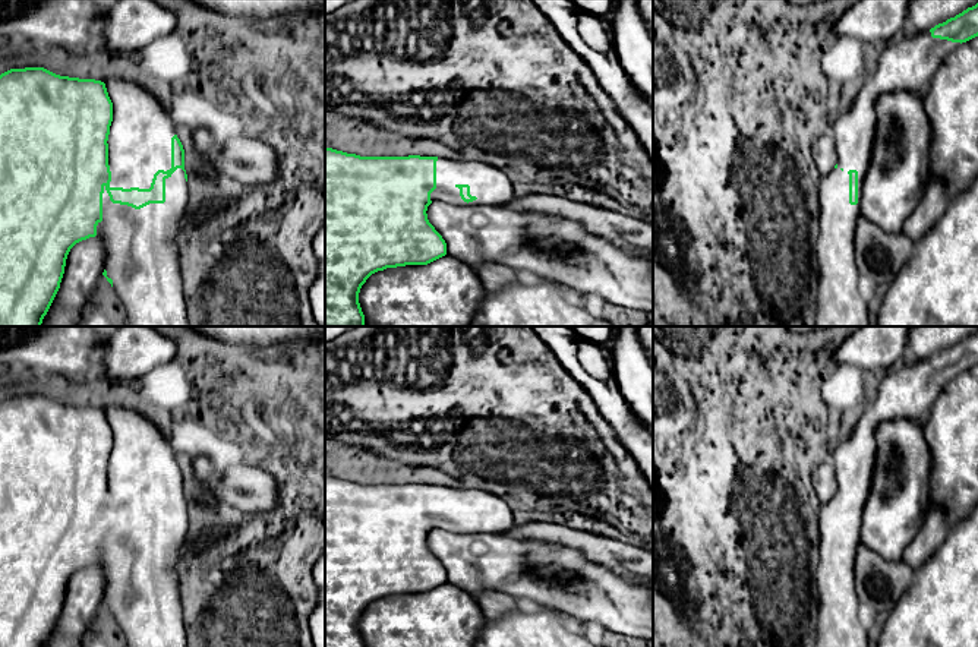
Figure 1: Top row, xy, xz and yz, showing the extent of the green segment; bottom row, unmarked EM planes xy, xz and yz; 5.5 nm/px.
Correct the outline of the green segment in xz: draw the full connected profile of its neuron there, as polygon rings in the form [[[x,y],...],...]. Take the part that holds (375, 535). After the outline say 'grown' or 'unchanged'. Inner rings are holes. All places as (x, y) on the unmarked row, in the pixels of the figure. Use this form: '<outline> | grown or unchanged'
[[[325,476],[325,647],[365,647],[359,621],[366,607],[387,596],[428,593],[447,583],[447,571],[428,547],[428,534],[444,528],[457,534],[507,533],[515,526],[505,499],[483,489],[438,485],[360,485]]] | grown

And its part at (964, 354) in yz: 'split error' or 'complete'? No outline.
split error

